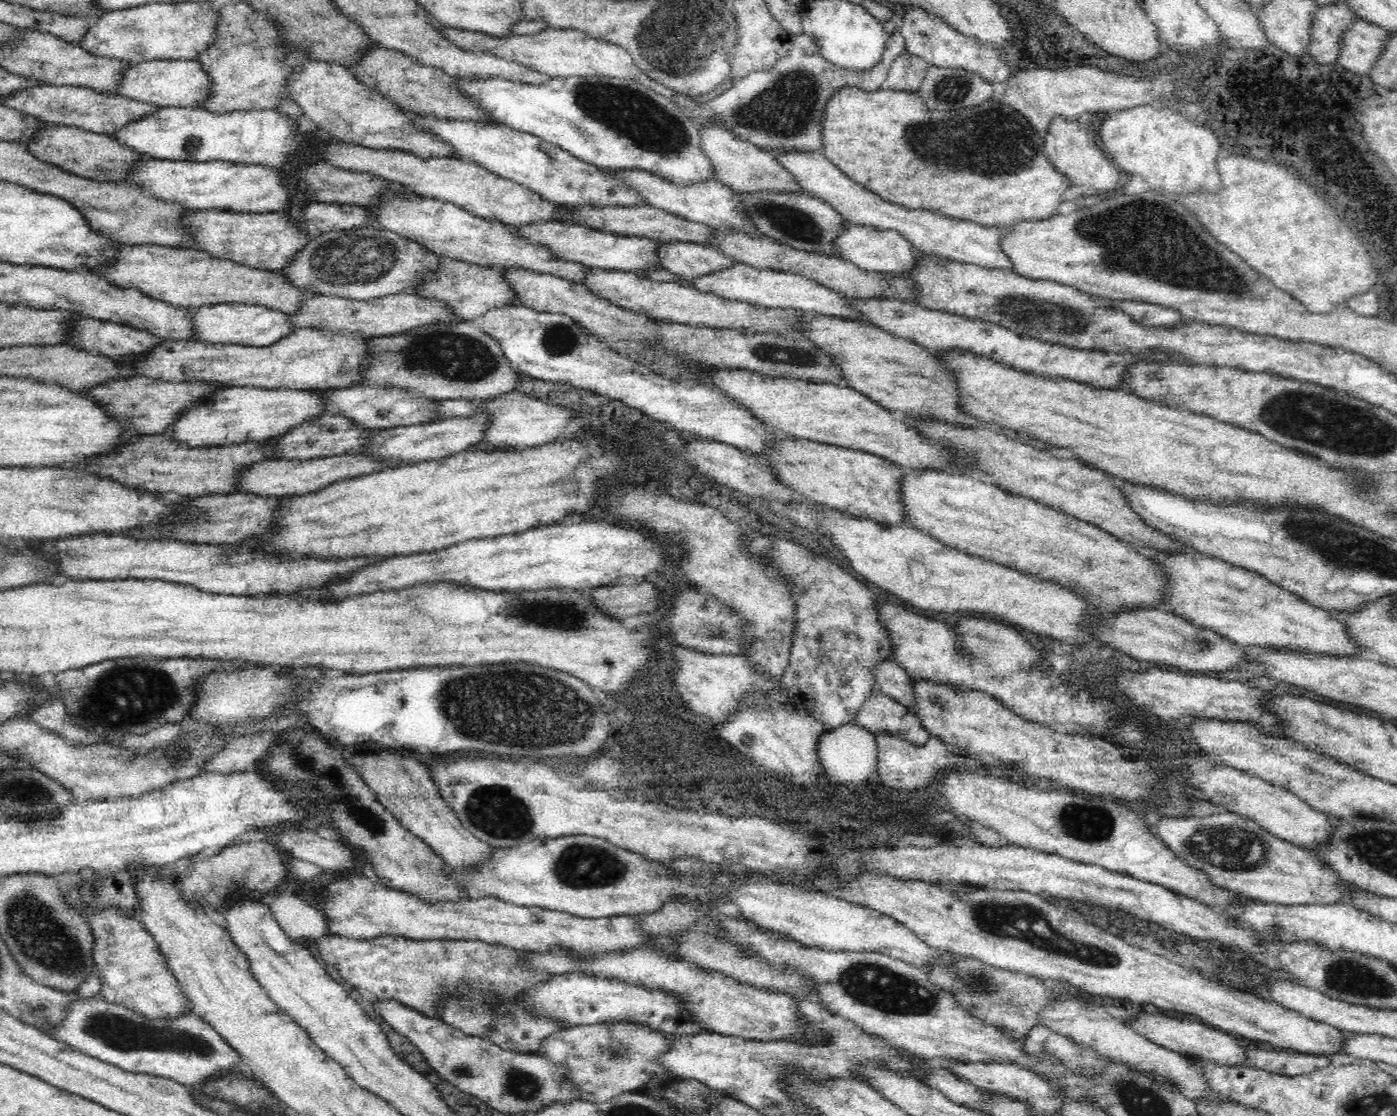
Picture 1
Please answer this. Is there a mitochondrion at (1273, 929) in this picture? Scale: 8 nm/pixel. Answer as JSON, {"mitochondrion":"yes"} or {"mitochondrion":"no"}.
{"mitochondrion":"yes"}

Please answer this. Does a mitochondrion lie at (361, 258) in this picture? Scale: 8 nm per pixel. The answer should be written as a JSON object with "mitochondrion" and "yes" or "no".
{"mitochondrion":"yes"}

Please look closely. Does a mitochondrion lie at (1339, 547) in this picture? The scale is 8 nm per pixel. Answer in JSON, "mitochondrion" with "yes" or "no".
{"mitochondrion":"yes"}

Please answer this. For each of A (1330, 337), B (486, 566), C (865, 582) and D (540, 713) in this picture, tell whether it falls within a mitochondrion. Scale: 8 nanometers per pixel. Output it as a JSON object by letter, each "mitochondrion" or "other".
{"A":"other","B":"other","C":"other","D":"mitochondrion"}

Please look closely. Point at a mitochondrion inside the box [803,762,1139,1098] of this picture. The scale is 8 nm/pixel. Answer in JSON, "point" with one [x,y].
{"point":[1025,923]}

